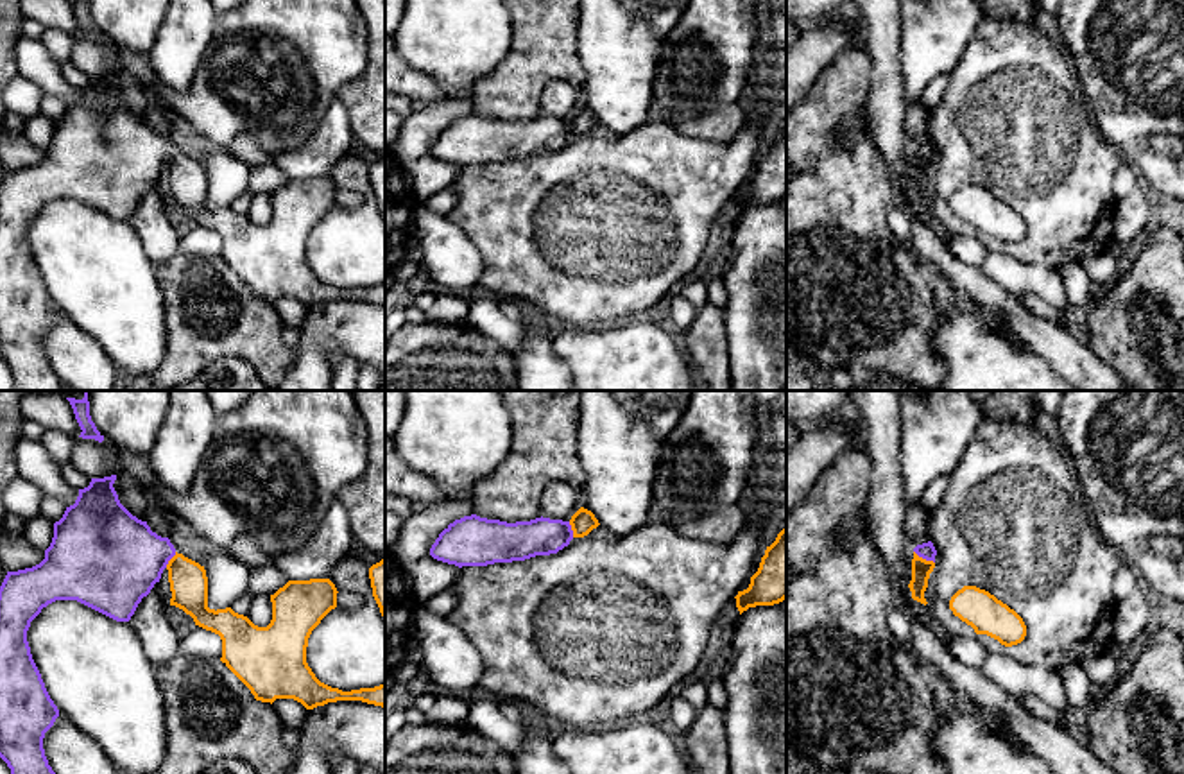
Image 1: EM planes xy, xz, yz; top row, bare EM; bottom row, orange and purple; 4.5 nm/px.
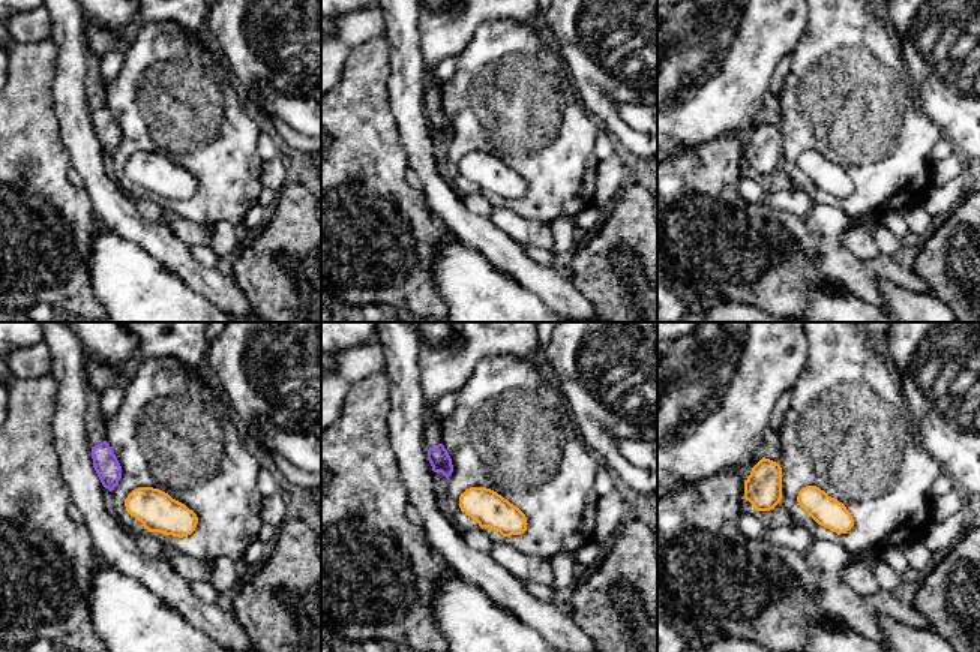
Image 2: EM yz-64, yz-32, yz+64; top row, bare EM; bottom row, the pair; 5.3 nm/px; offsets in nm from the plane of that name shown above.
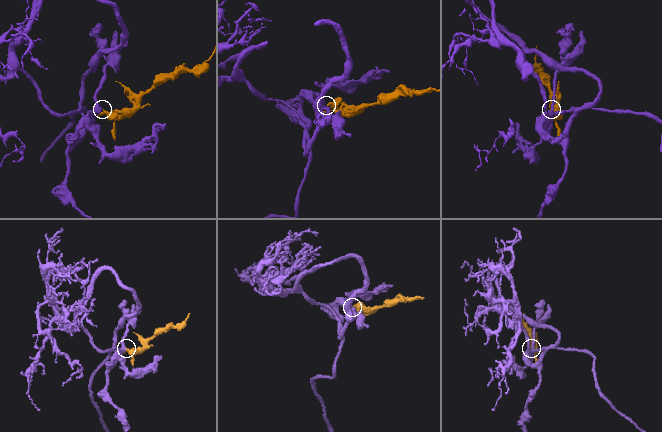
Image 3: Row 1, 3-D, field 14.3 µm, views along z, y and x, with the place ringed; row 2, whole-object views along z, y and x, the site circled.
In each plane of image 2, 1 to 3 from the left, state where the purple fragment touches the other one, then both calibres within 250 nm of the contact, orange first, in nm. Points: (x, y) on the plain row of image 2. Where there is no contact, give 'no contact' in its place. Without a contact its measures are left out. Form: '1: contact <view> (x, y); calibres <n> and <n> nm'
1: no contact
2: no contact
3: no contact

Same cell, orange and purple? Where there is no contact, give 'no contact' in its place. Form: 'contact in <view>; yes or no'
contact in yz; yes

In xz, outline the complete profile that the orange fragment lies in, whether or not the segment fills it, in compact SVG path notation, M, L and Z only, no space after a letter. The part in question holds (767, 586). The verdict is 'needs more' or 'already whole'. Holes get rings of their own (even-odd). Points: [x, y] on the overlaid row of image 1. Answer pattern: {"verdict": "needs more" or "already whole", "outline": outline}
{"verdict": "already whole", "outline": "M786 530L767 546L758 572L751 577L747 589L738 591L736 607L740 615L749 607L774 606L786 598Z"}

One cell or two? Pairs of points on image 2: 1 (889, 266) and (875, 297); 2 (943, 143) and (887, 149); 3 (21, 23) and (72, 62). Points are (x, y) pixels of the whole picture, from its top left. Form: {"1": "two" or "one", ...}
{"1": "one", "2": "two", "3": "two"}

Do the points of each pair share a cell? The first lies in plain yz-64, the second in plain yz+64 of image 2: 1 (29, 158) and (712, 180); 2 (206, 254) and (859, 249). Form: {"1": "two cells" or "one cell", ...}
{"1": "one cell", "2": "one cell"}

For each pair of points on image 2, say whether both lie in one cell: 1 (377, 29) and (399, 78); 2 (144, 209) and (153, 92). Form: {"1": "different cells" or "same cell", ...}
{"1": "different cells", "2": "different cells"}

